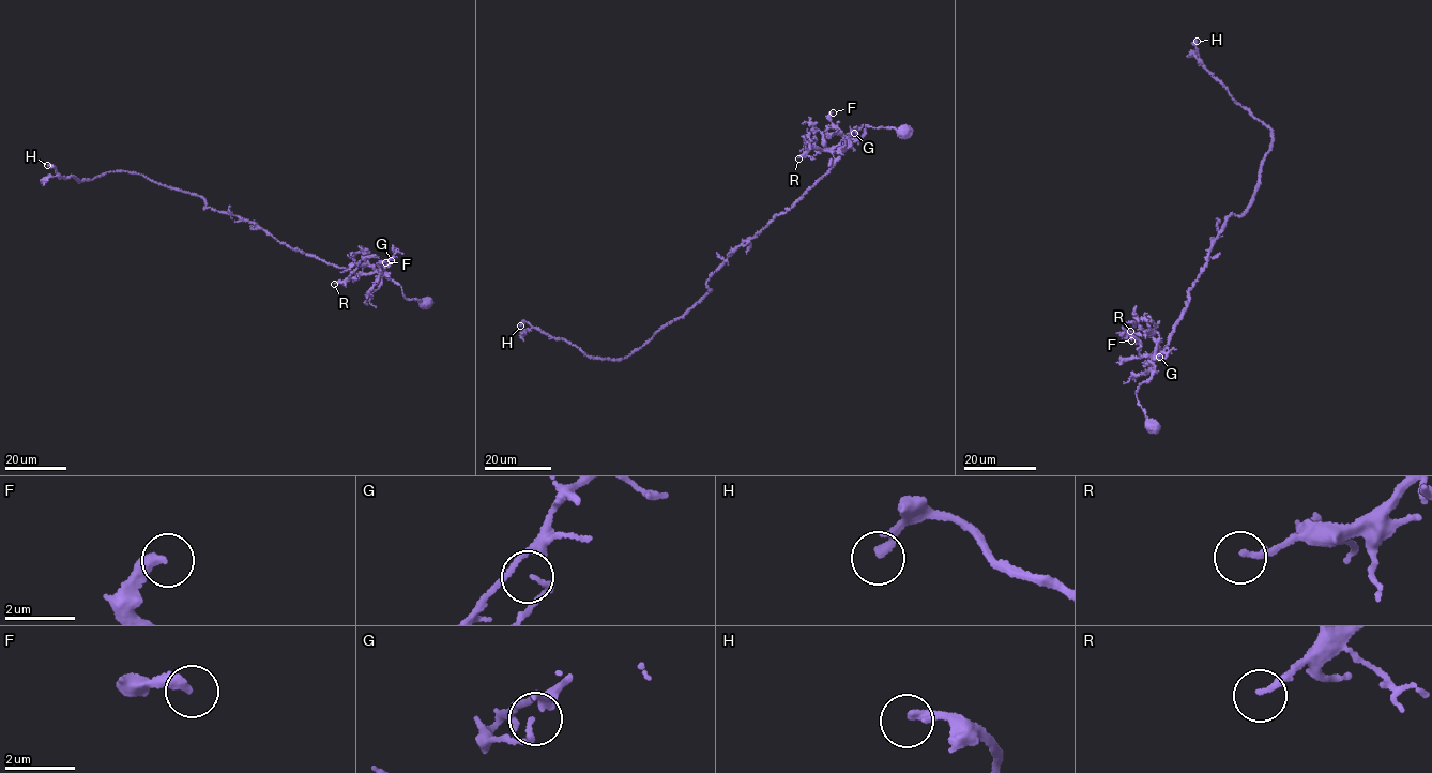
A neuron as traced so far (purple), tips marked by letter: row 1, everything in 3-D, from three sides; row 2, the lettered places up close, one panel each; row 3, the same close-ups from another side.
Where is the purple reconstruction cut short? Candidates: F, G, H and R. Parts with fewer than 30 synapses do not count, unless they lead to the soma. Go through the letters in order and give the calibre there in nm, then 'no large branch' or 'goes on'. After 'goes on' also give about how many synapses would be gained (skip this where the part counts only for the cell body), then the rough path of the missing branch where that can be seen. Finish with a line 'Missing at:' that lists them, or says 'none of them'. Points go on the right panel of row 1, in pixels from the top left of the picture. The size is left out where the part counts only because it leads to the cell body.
F: calibre 360 nm; no large branch
G: calibre 140 nm; no large branch
H: calibre 200 nm; goes on; 45 synapses
R: calibre 160 nm; no large branch
Missing at: H

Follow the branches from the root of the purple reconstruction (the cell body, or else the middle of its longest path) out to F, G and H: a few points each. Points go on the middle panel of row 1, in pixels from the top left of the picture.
F: (907, 130), (868, 125), (863, 136), (851, 142), (833, 125), (829, 118), (833, 112)
G: (907, 130), (868, 125), (863, 136), (840, 146), (854, 133)
H: (907, 130), (865, 126), (801, 199), (720, 266), (711, 291), (624, 358), (591, 359), (520, 326)

